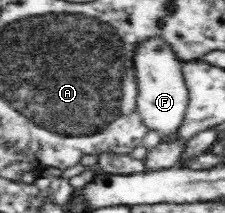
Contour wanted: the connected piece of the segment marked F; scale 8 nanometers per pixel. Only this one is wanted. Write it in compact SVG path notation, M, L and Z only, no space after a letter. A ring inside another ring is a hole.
M161 35L147 37L134 48L132 54L134 77L136 78L136 105L148 130L157 130L165 139L176 131L185 114L188 90L183 74L184 60L177 57L175 49Z

